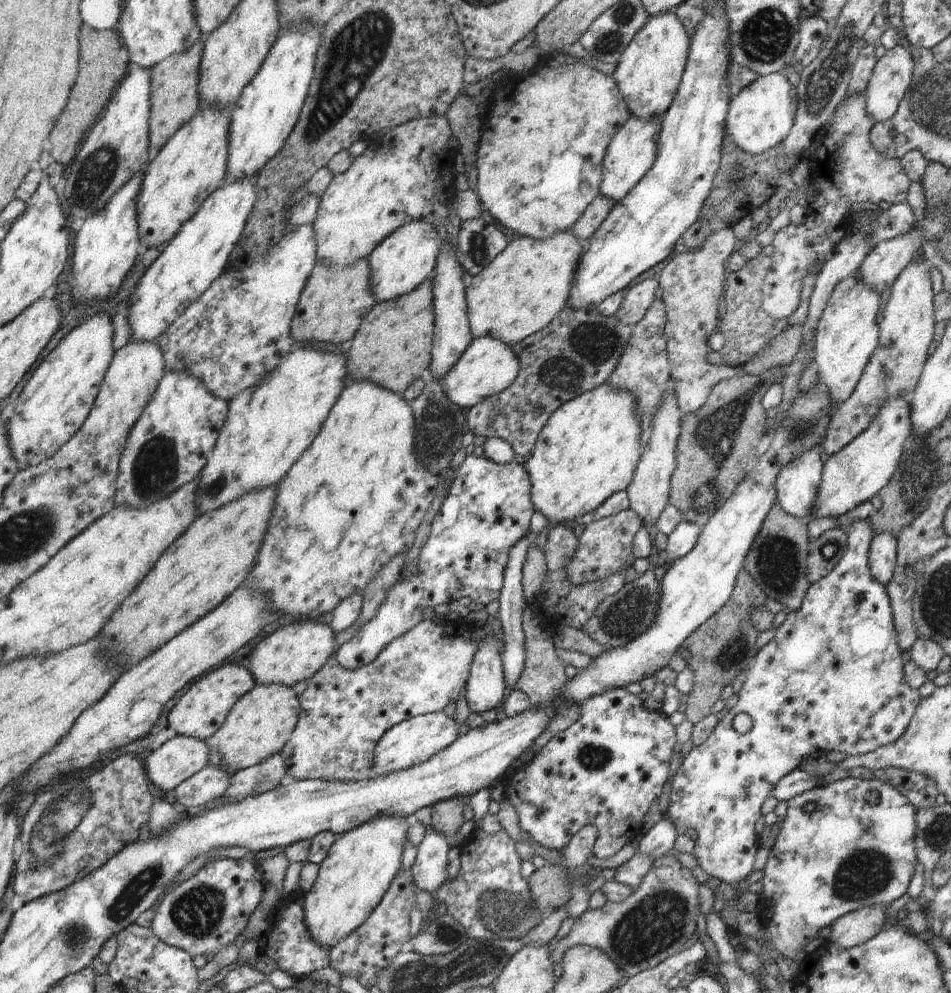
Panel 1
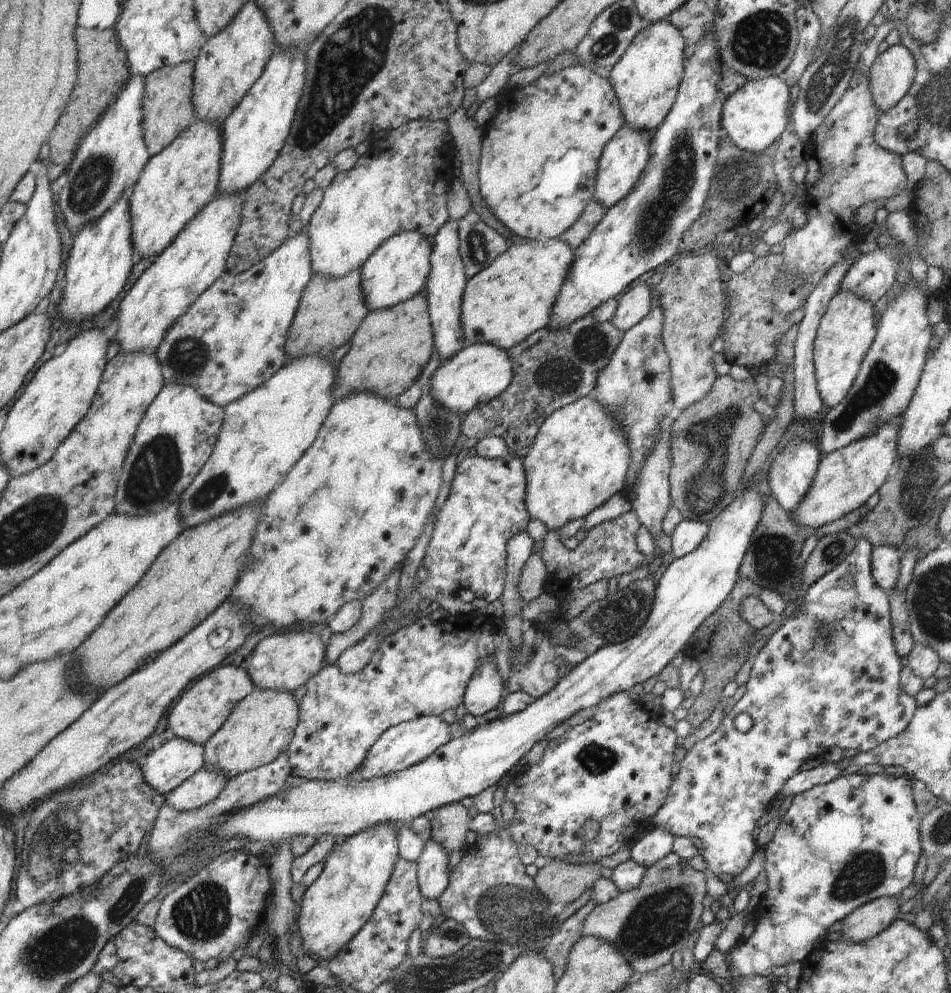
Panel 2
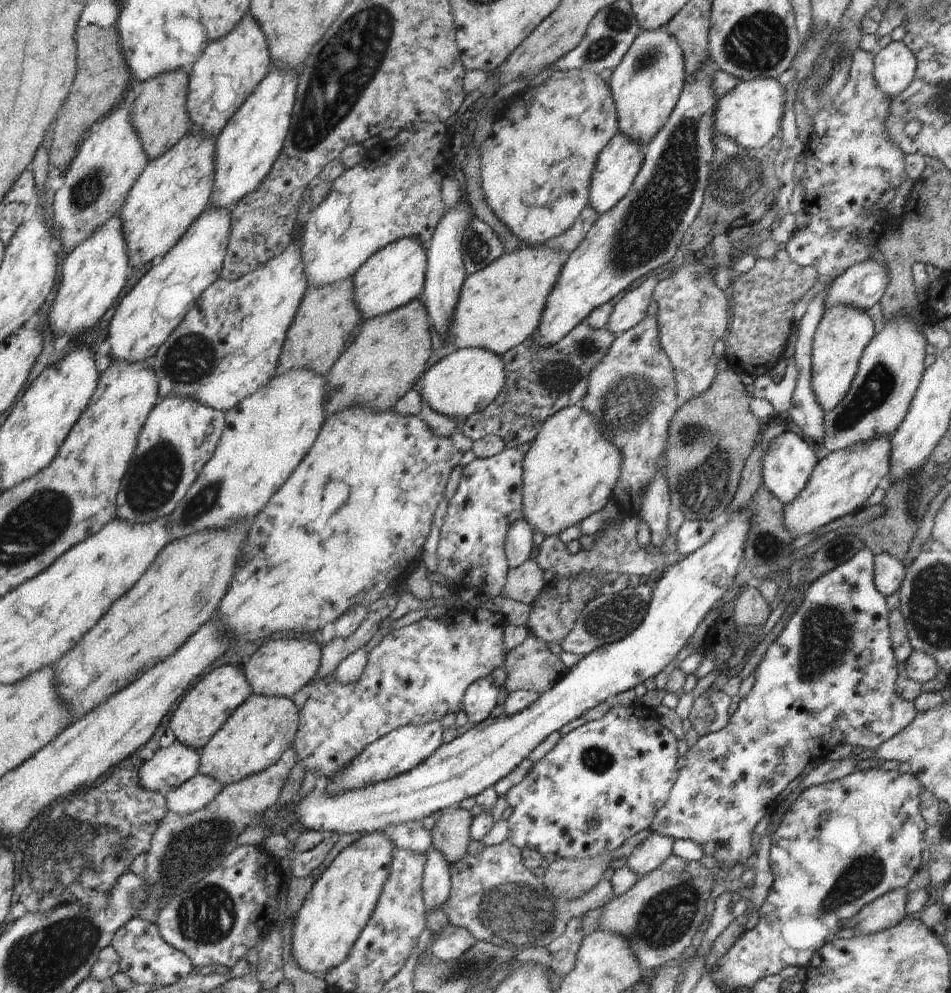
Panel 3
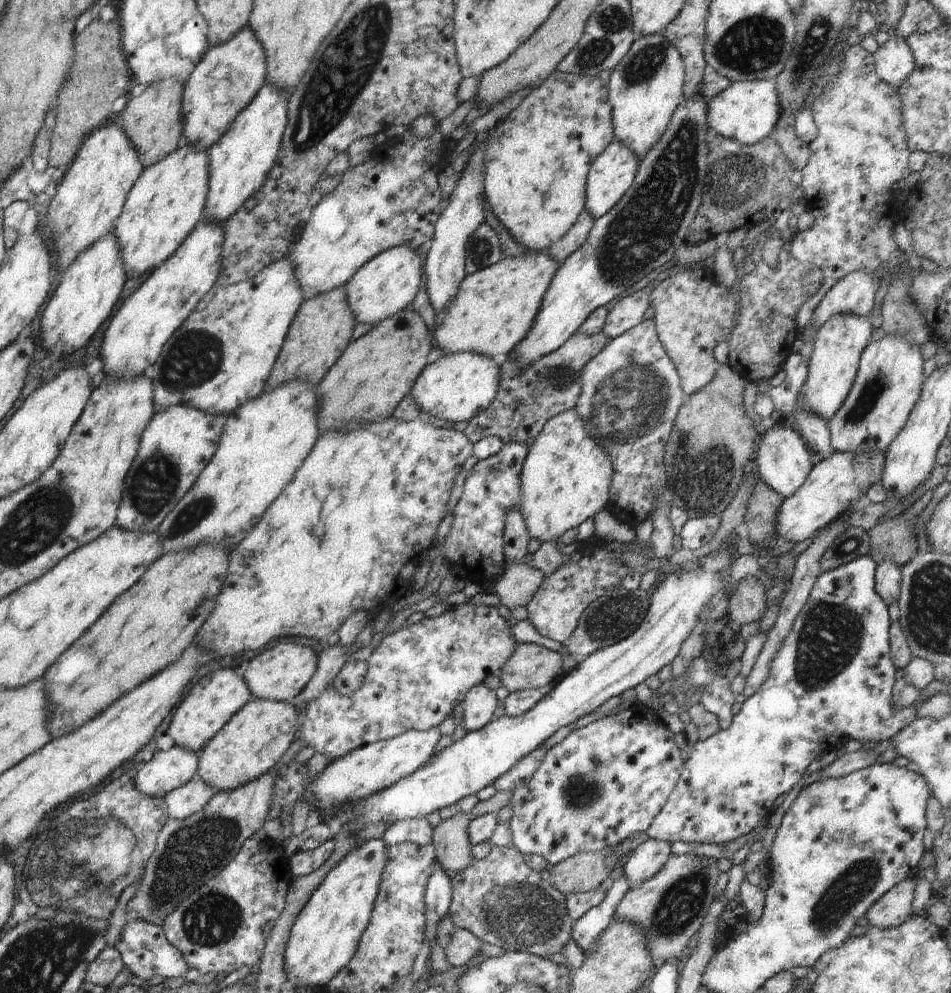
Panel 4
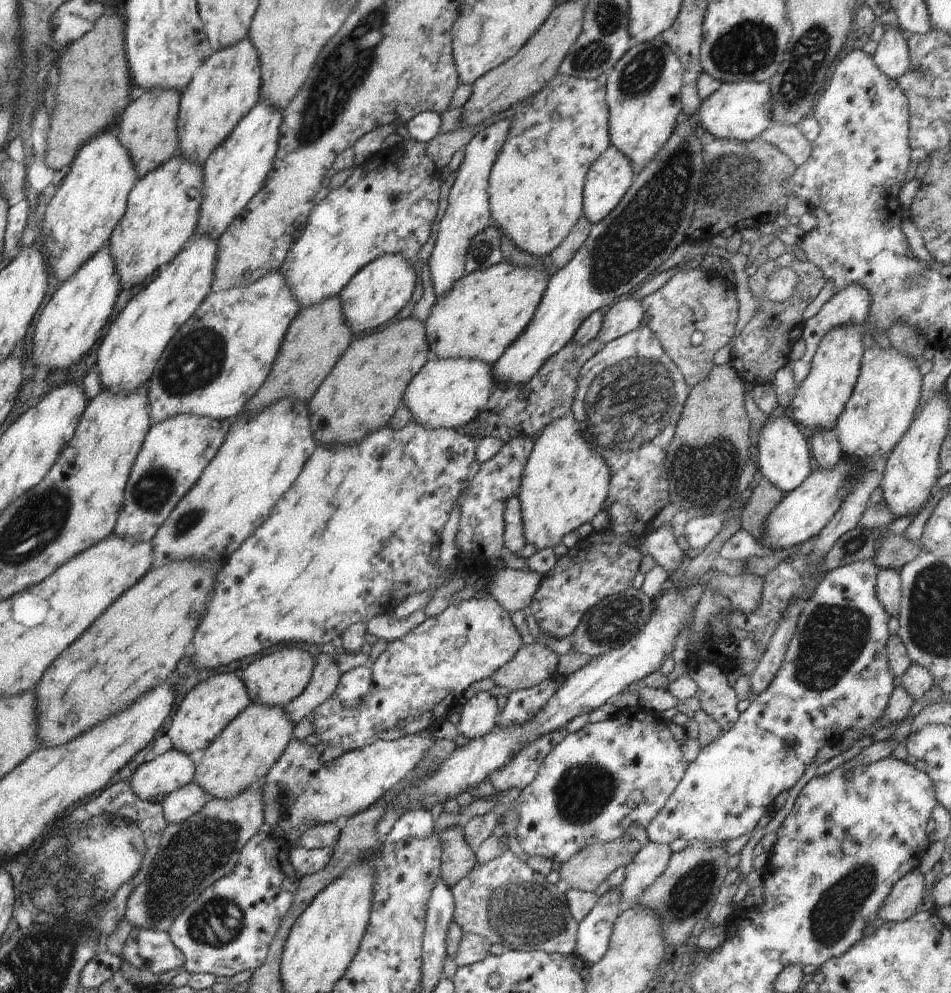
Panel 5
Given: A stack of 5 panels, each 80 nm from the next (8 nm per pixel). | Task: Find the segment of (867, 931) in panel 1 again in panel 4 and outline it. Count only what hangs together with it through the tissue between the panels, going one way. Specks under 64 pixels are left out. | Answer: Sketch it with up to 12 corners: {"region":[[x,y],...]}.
{"region":[[914,878],[888,889],[867,910],[872,927],[900,926],[914,914]]}

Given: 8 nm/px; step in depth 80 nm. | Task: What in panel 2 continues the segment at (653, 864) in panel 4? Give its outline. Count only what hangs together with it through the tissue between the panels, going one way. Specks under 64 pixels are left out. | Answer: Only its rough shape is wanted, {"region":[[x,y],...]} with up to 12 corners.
{"region":[[653,826],[630,859],[647,869],[673,852],[675,836]]}

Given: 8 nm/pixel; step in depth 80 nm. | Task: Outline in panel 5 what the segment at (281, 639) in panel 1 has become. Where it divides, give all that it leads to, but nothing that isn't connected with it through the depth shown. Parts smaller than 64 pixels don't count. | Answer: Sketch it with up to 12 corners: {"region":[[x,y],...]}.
{"region":[[286,645],[242,670],[251,702],[284,709],[315,657]]}

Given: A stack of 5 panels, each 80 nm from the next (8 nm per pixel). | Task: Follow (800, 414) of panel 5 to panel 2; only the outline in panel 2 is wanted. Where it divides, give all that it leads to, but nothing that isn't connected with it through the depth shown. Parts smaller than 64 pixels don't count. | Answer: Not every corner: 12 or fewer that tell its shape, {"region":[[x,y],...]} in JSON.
{"region":[[840,289],[813,344],[825,409],[844,400],[876,338],[873,304]]}

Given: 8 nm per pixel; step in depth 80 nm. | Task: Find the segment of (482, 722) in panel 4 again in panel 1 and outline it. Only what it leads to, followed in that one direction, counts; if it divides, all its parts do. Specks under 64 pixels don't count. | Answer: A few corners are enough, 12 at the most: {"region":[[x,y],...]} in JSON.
{"region":[[497,639],[480,641],[466,684],[471,712],[486,714],[506,697]]}

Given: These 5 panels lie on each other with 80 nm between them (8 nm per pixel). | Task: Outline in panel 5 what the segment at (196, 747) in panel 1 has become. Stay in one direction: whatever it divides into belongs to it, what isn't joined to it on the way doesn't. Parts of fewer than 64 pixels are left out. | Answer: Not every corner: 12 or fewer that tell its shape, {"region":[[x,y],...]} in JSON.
{"region":[[174,748],[129,778],[145,801],[193,782],[196,756]]}

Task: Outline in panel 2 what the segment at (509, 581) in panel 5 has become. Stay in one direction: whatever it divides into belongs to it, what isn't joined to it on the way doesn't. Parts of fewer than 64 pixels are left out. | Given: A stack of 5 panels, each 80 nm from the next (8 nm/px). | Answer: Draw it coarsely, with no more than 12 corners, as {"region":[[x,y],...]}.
{"region":[[539,553],[521,568],[518,592],[525,603],[544,590],[547,572]]}

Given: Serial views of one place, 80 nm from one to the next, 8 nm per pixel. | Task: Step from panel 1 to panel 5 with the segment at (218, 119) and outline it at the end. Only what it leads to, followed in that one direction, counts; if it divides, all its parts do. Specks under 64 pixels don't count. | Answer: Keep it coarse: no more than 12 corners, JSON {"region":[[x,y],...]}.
{"region":[[203,166],[137,180],[107,244],[120,292],[197,234]]}

